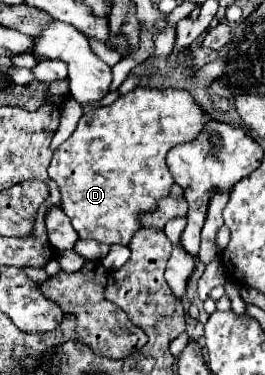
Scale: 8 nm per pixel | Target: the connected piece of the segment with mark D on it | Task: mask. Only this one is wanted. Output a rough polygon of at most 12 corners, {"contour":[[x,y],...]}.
{"contour":[[136,87],[88,109],[50,177],[80,239],[128,245],[208,111]]}

